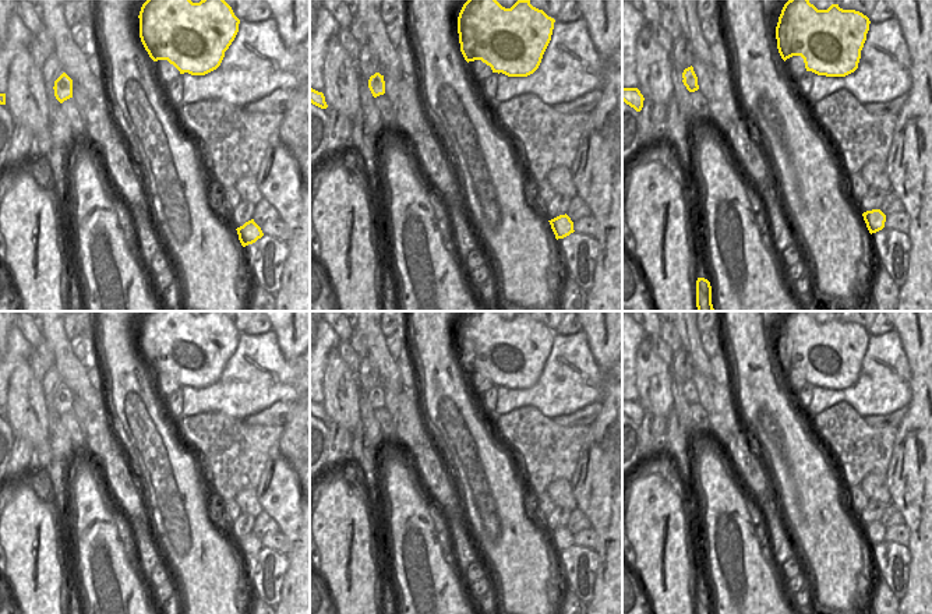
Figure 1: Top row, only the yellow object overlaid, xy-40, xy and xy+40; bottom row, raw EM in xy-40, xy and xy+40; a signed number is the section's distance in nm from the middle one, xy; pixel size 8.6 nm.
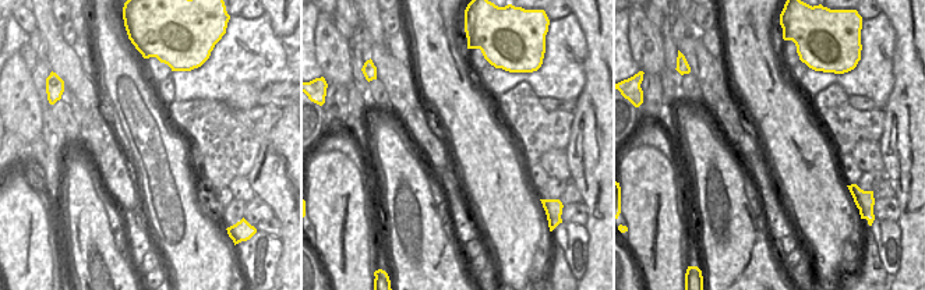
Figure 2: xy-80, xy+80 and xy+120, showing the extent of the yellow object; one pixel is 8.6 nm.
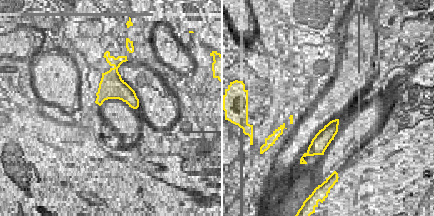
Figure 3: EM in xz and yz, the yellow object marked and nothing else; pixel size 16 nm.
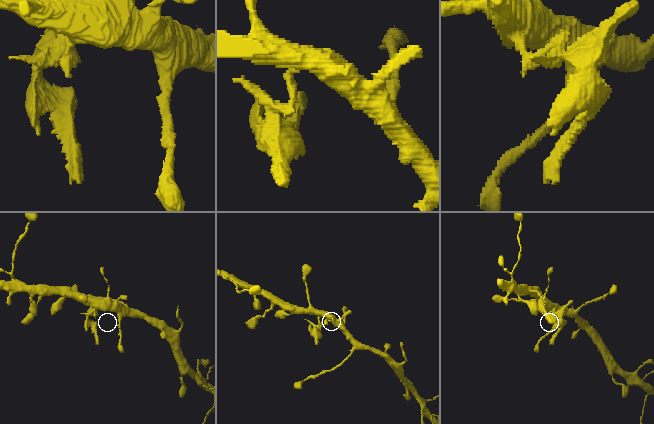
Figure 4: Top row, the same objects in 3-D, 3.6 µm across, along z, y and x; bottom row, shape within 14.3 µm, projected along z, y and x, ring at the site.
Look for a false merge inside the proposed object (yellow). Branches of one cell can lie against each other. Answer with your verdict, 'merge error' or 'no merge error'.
merge error

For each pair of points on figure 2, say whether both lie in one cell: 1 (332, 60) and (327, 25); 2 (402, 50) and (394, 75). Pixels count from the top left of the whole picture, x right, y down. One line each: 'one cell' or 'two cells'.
1: one cell
2: two cells

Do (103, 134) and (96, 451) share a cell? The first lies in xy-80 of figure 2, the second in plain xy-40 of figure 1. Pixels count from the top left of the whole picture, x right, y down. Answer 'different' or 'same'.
same

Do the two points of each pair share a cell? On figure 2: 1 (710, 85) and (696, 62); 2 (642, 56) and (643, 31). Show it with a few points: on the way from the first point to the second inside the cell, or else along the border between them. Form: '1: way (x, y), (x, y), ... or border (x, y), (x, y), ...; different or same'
1: way (710, 80), (710, 75), (702, 67); same
2: way (643, 50), (643, 36); same

